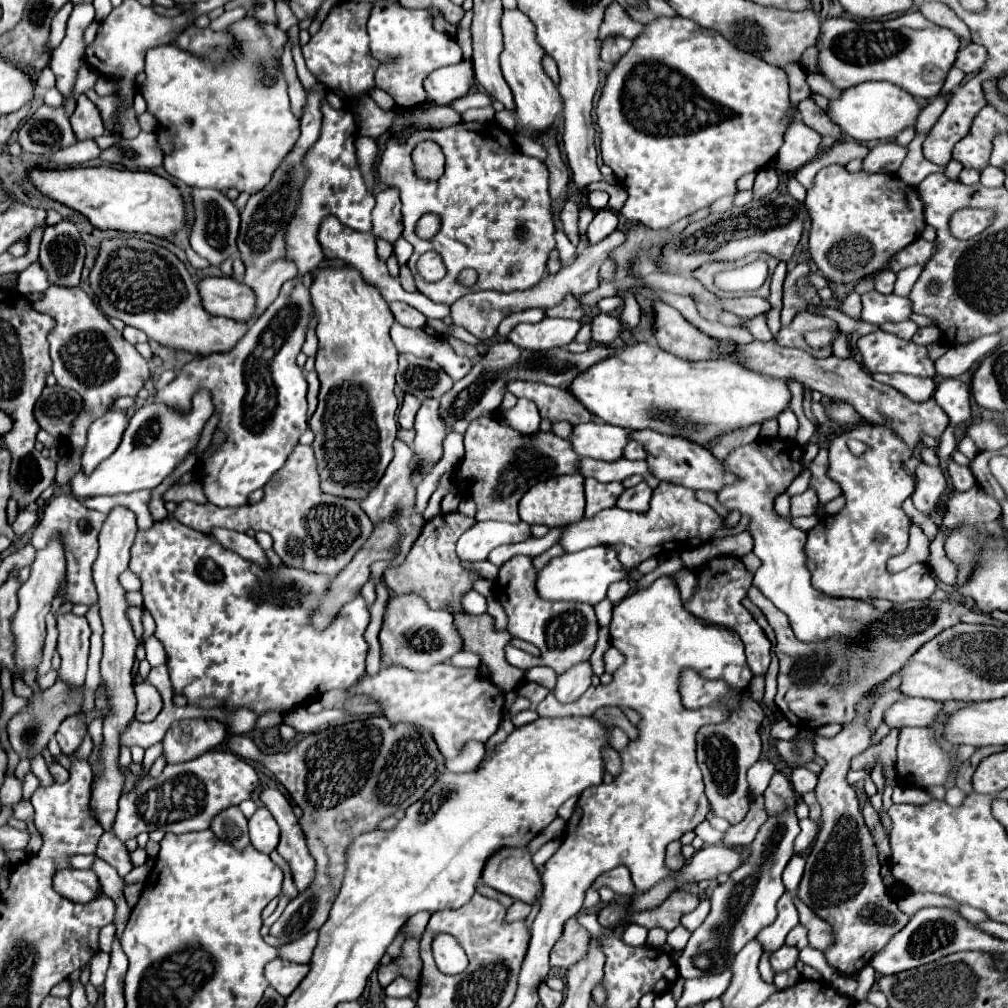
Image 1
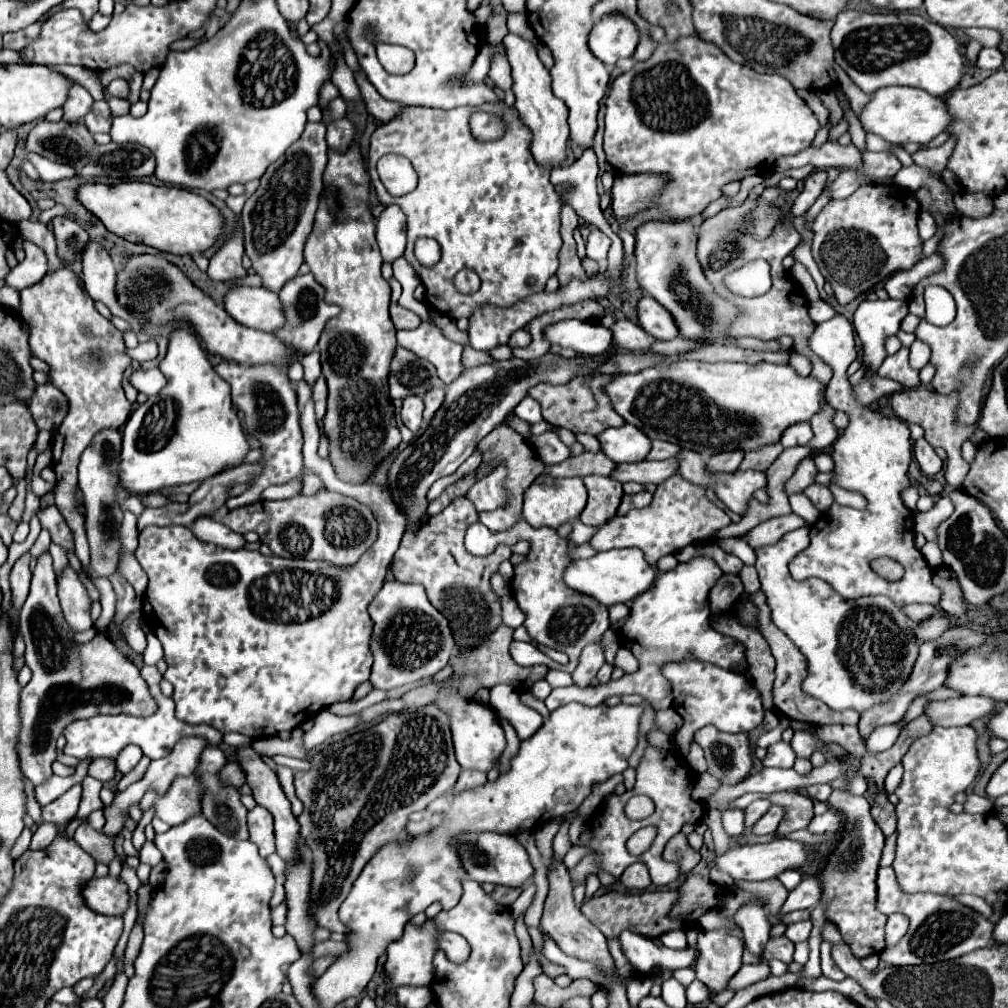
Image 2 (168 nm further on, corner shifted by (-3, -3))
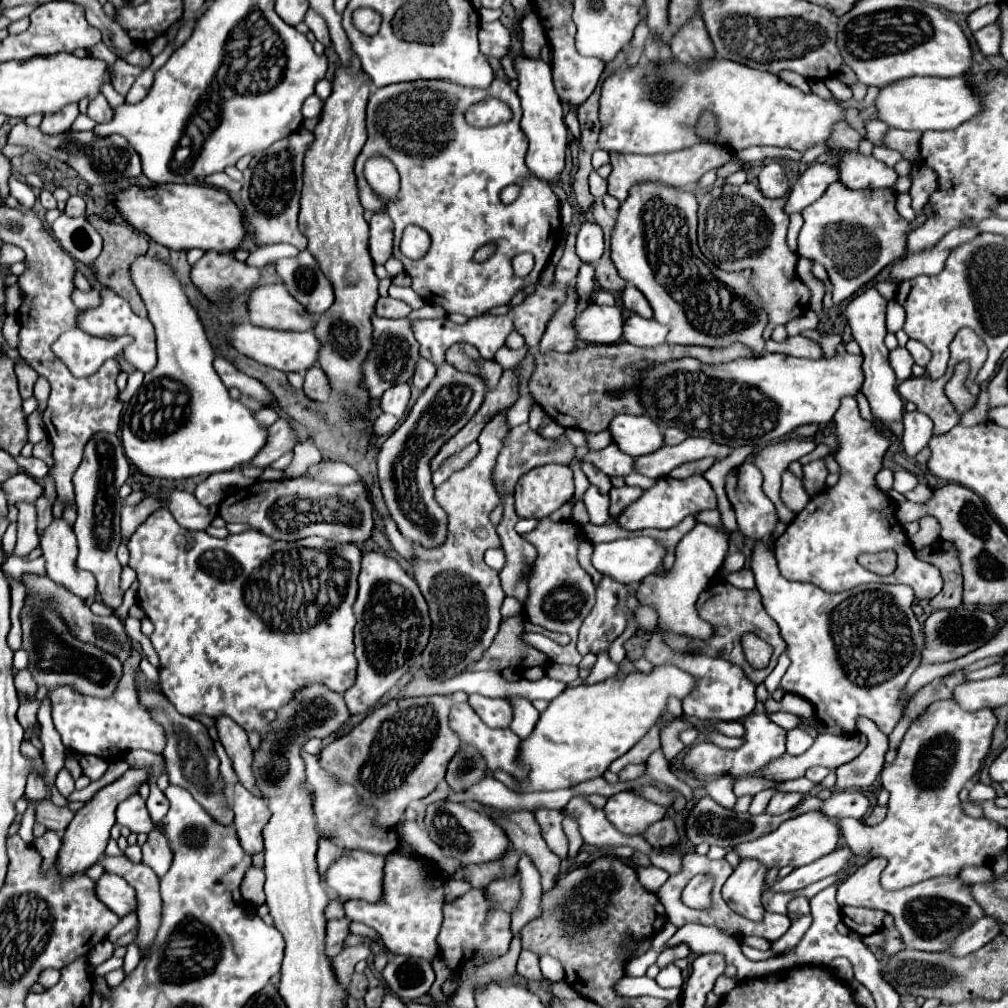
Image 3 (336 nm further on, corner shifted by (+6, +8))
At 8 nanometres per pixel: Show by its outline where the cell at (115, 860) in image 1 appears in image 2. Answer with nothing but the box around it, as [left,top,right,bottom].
[74,819,116,863]

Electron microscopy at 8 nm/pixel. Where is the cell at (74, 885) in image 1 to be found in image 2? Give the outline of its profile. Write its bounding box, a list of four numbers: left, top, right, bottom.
[84,877,130,917]

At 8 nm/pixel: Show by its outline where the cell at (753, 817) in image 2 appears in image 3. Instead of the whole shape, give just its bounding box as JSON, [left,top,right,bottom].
[749,790,775,814]

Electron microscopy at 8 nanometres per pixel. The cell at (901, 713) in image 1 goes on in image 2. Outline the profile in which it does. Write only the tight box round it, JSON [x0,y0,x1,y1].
[926,697,998,727]

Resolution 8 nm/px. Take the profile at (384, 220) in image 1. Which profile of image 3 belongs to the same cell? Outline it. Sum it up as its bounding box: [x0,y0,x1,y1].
[369,210,393,264]

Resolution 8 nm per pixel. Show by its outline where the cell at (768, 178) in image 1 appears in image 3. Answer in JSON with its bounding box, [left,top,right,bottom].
[759,162,789,198]

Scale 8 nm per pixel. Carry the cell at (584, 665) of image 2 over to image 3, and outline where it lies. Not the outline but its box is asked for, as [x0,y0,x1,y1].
[577,576,629,654]

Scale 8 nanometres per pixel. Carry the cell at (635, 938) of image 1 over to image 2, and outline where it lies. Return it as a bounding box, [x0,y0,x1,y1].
[620,931,698,975]

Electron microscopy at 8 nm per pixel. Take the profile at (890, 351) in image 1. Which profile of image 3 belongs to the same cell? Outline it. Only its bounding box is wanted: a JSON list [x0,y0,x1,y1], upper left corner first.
[889,348,913,382]

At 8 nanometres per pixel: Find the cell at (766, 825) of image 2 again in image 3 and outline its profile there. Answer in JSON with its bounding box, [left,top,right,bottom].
[765,792,803,814]

